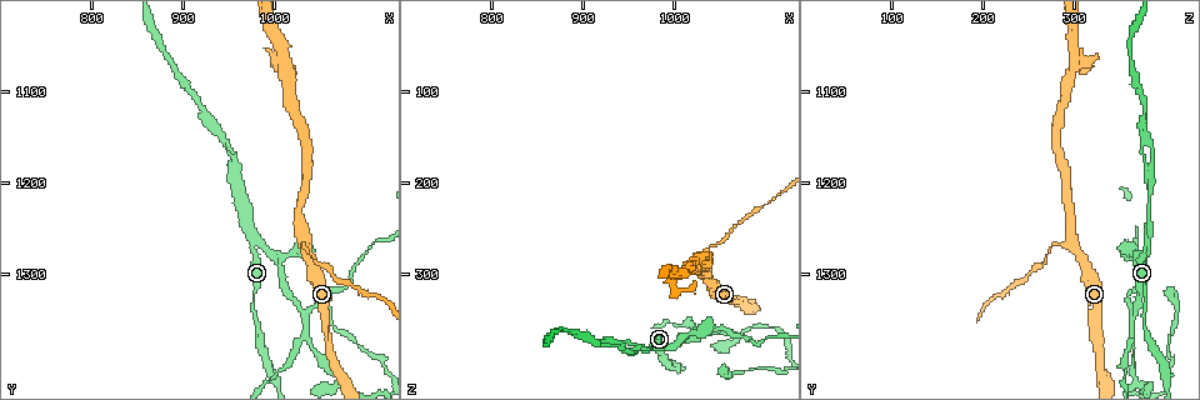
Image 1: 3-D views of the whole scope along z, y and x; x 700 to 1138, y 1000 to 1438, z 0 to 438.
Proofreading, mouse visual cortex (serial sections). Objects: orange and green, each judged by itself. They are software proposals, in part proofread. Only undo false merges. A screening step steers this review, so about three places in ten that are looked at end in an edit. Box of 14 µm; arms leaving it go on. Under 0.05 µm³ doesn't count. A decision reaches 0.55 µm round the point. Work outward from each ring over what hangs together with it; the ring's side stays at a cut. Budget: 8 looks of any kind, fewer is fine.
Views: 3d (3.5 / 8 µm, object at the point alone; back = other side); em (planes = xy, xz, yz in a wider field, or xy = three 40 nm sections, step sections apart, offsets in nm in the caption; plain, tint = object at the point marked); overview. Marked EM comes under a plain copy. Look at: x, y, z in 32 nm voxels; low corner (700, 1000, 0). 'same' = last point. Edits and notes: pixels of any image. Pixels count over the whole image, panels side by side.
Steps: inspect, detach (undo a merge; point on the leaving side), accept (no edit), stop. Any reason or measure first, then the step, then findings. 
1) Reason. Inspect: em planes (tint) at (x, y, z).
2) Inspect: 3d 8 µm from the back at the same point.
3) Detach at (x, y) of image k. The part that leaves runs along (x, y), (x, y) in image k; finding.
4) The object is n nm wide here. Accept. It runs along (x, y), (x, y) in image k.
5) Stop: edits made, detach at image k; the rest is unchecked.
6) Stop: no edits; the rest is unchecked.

Inspect: 3d 3.5 µm at (1045, 1285, 270).

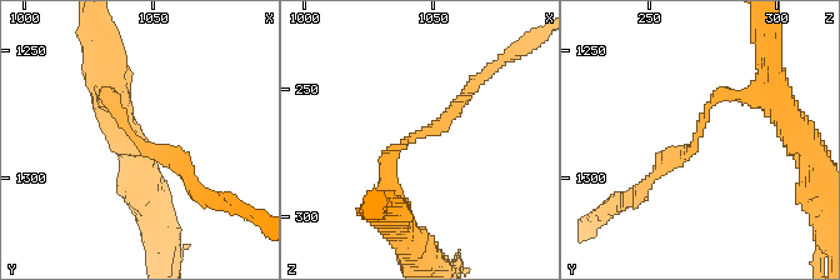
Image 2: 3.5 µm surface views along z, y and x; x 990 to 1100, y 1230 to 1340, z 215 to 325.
The arms are 200, 200 nm wide; now the EM. Inspect: em xy step 5 (tint) at (1043, 1285, 268).

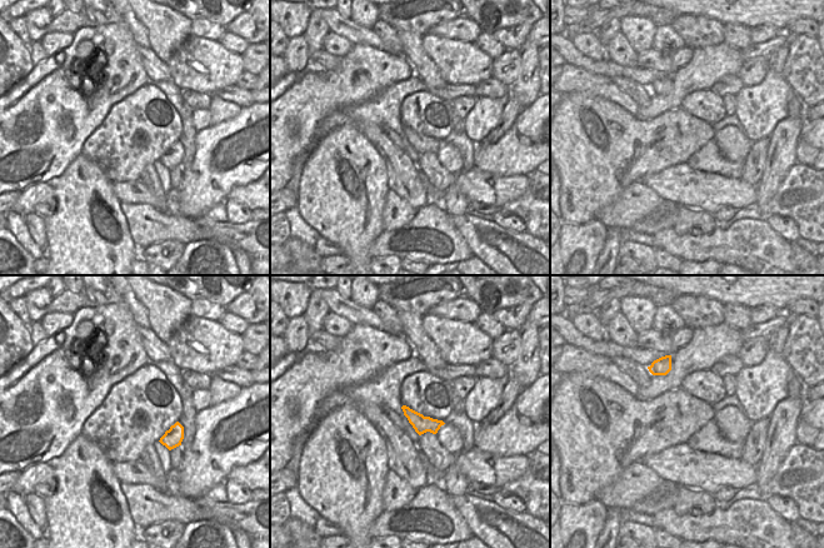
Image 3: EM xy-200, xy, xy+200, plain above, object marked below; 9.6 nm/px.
Accept. It runs along (746, 95), (718, 95), (695, 145), (650, 180) in image 2; continuous, no second cell.

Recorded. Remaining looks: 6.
Three-way junction. Inspect: 3d 8 µm at (980, 1265, 380).

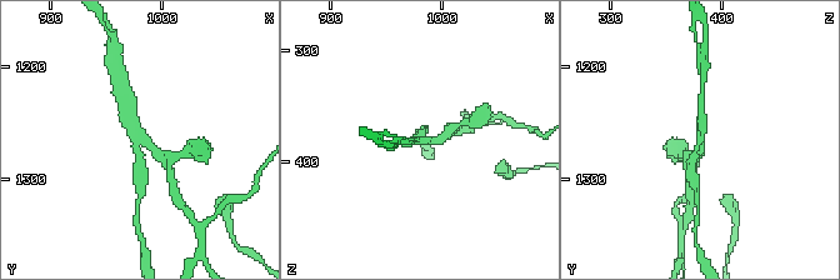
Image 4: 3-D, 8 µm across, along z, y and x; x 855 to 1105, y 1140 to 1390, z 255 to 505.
3 arms meet here; the arms are 250, 250, 250 nm wide. Inspect: em xy step 5 (tint) at (984, 1266, 382).

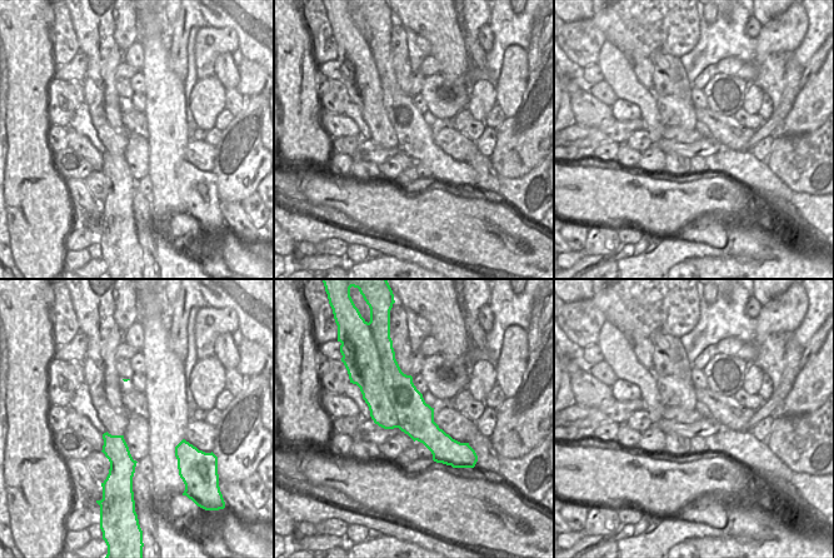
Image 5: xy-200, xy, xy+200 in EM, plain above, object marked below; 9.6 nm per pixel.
Detach at (159, 155) of image 4. The part that leaves runs along (141, 141), (168, 159), (171, 178) in image 4; two cells meet here.

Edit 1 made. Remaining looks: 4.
See it whole again. Inspect: overview.

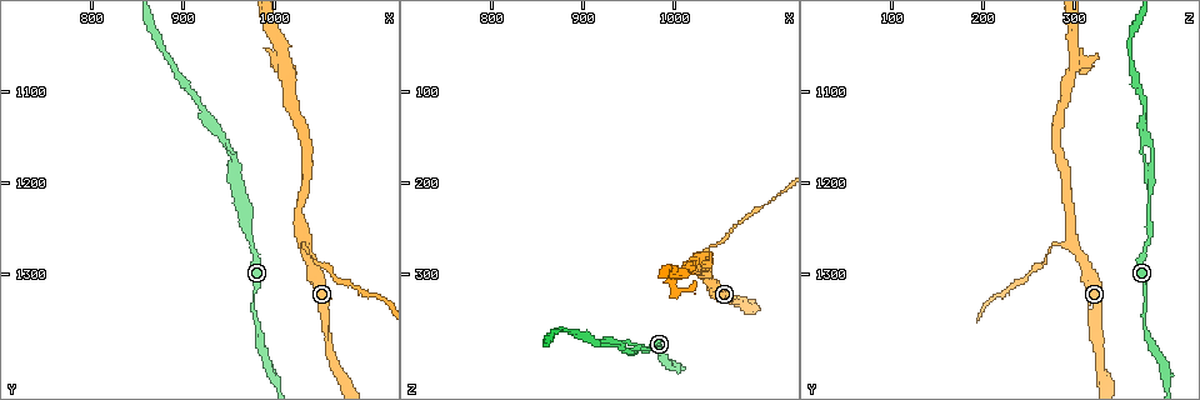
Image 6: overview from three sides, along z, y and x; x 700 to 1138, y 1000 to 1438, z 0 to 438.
Three-way junction. Inspect: 3d 3.5 µm from the back at (1010, 1070, 300).

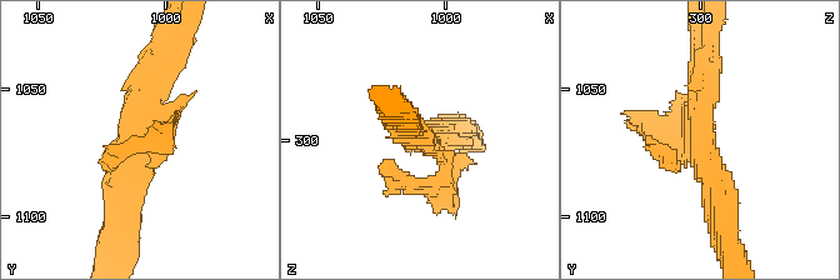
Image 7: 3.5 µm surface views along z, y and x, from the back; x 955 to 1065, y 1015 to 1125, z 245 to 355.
Inspect: em xy step 5 (tint) at (1013, 1073, 300).

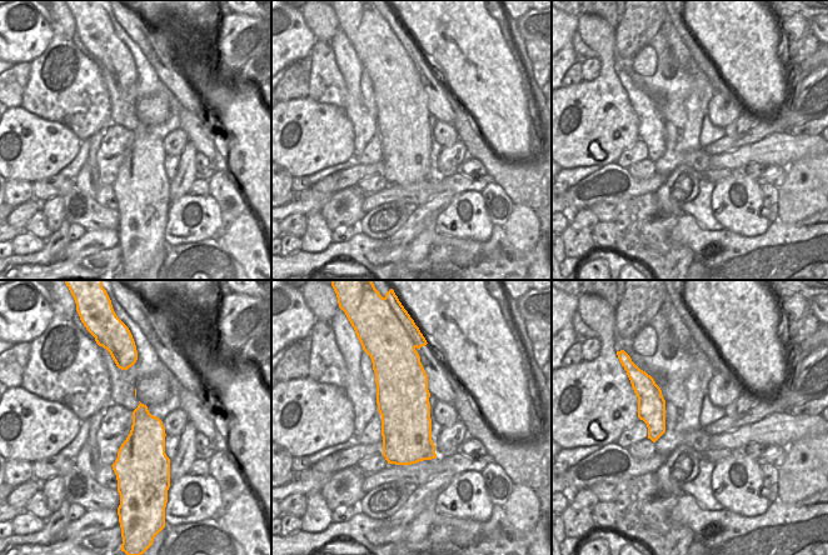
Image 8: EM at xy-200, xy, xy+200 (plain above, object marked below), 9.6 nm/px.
Detach at (454, 195) of image 7. The part that leaves runs along (151, 143), (121, 150), (105, 165) in image 7; two cells meet here.

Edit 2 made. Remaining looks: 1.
Stop: edits made, detach at image 4, detach at image 7; the rest is unchecked.

